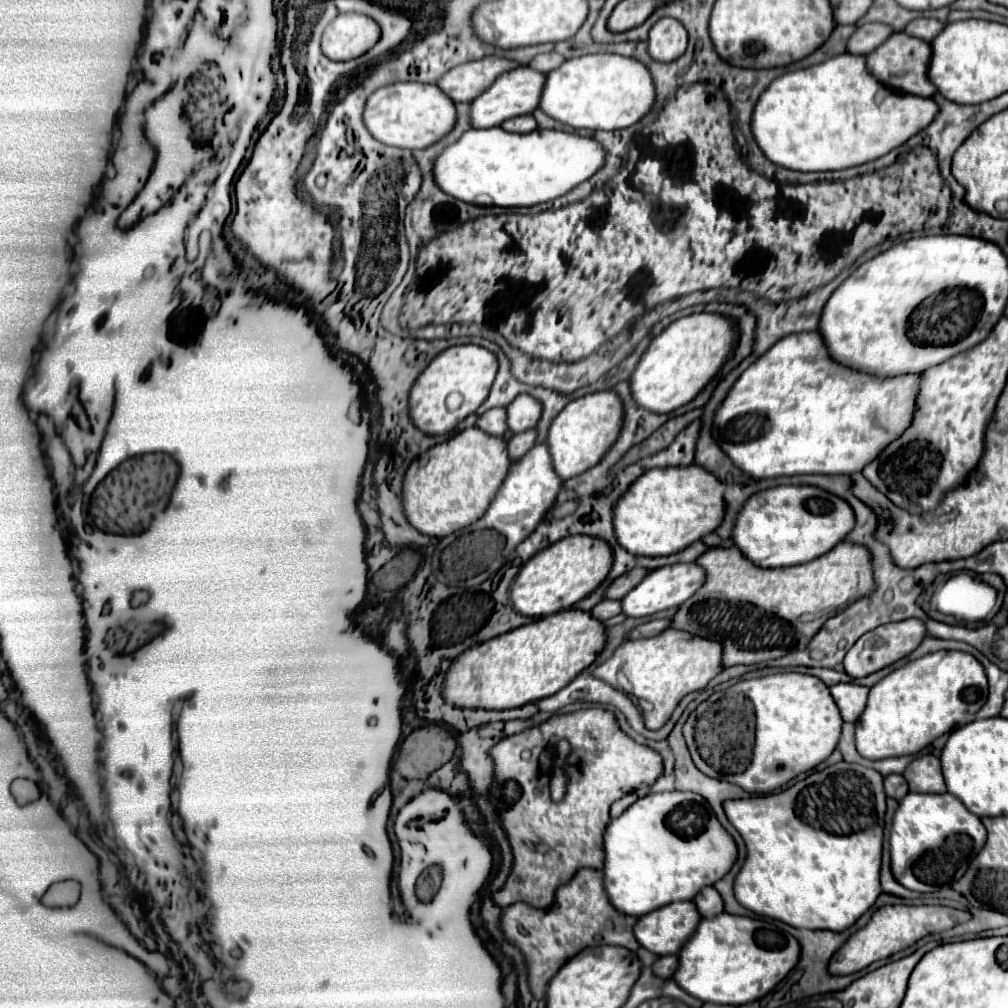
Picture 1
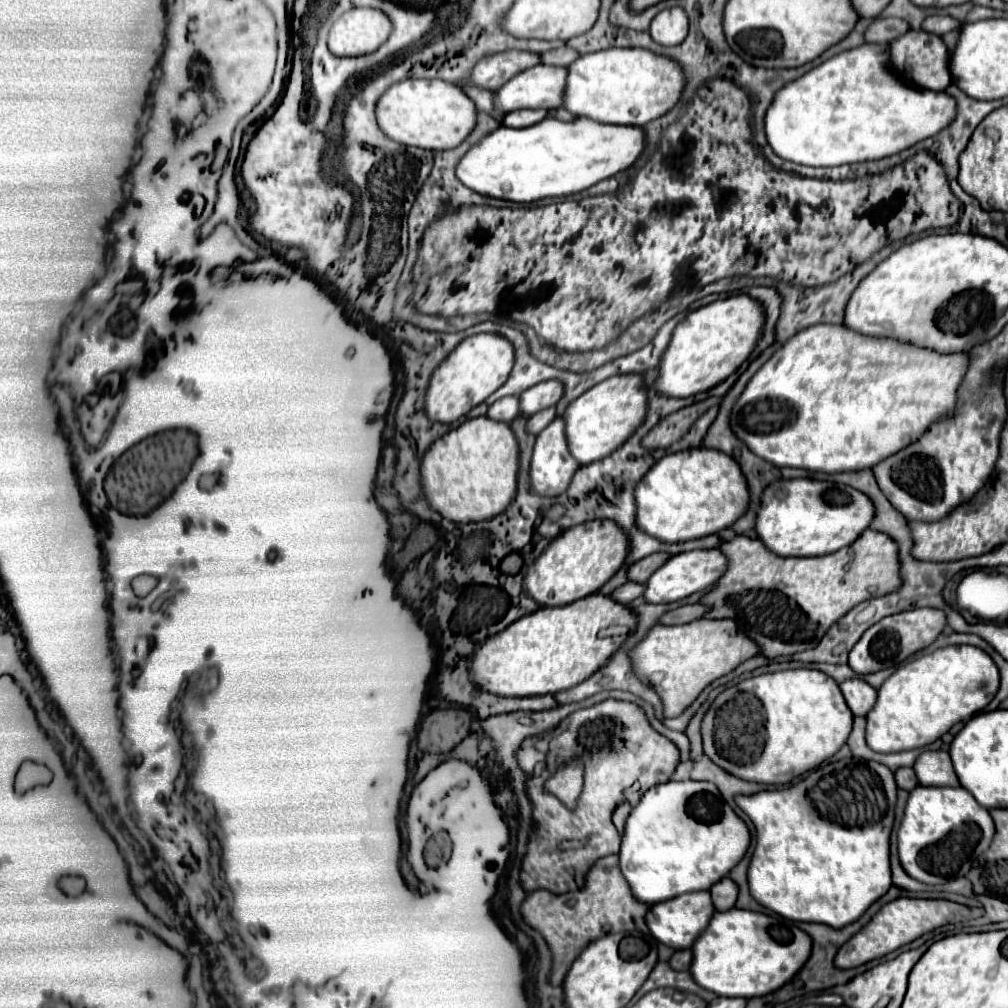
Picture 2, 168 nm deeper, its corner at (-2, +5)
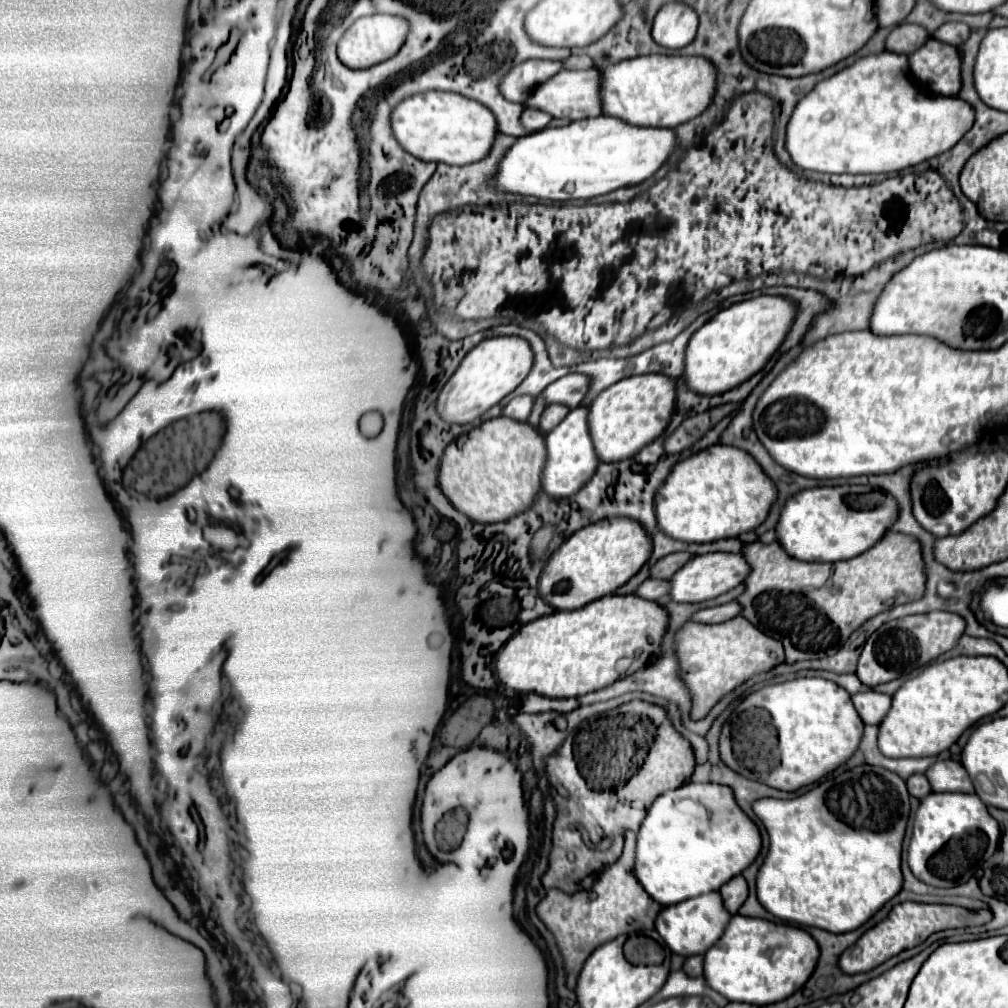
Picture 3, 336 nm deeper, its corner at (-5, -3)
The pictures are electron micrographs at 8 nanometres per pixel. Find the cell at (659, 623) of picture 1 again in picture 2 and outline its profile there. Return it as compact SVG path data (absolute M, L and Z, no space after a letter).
M699 602L697 604L685 604L685 606L679 606L679 608L663 614L661 624L687 624L687 622L703 618L707 612L709 612L709 608L705 604L699 604Z

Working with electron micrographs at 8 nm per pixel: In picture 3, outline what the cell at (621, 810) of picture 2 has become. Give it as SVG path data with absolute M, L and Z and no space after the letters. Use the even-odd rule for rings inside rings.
M626 830L622 856L598 876L592 890L576 892L568 896L562 890L552 888L546 892L544 900L536 906L538 918L554 934L556 944L562 952L564 970L566 970L566 986L570 990L574 990L576 986L582 964L598 946L602 946L608 940L618 938L620 934L632 934L632 932L654 928L654 918L662 906L658 906L658 902L654 902L646 894L646 890L638 886L638 880L632 874L634 872L634 848L636 848L636 834L632 830ZM570 920L572 920L572 940L570 940Z

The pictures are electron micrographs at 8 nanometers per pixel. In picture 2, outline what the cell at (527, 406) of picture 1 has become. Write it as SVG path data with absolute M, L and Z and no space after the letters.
M545 380L529 390L525 390L519 400L521 400L521 414L535 414L543 408L555 406L563 396L563 382L559 380Z

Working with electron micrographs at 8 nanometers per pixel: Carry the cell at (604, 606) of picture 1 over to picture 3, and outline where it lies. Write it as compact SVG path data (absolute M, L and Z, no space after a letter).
M648 578L646 582L642 582L642 586L638 586L638 590L634 594L644 598L644 600L658 600L658 598L666 596L668 588L670 588L668 580L652 580L652 578Z

